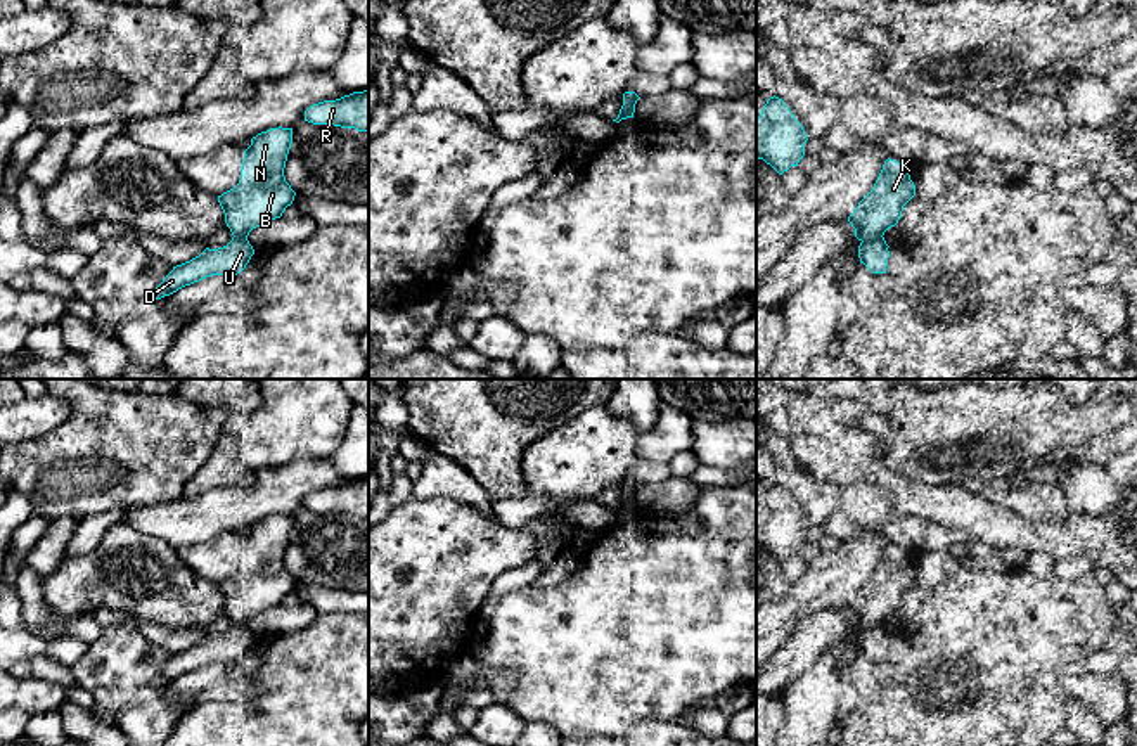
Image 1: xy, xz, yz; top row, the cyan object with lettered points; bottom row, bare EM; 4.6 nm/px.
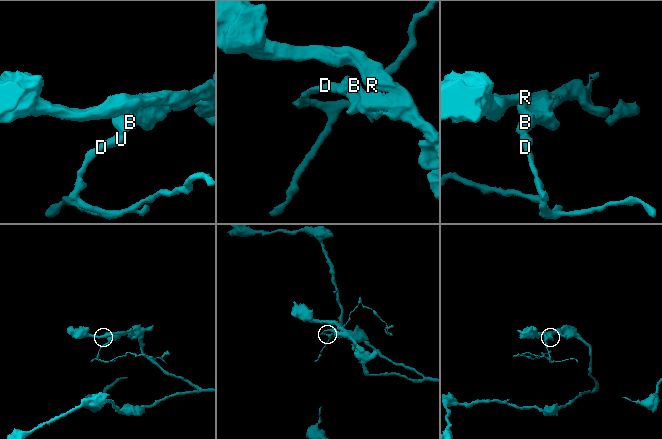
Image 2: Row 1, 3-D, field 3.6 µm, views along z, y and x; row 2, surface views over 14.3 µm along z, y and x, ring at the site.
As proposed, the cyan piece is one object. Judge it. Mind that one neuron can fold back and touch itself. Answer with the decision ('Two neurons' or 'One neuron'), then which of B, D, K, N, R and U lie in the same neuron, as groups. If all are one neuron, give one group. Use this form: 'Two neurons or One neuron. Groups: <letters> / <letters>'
Two neurons. Groups: B K N R / D U

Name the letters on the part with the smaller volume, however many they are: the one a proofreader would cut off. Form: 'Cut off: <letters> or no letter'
Cut off: D, U

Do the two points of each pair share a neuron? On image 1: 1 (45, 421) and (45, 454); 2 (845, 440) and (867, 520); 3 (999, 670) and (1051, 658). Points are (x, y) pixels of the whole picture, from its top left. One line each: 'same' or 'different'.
1: different
2: different
3: same

